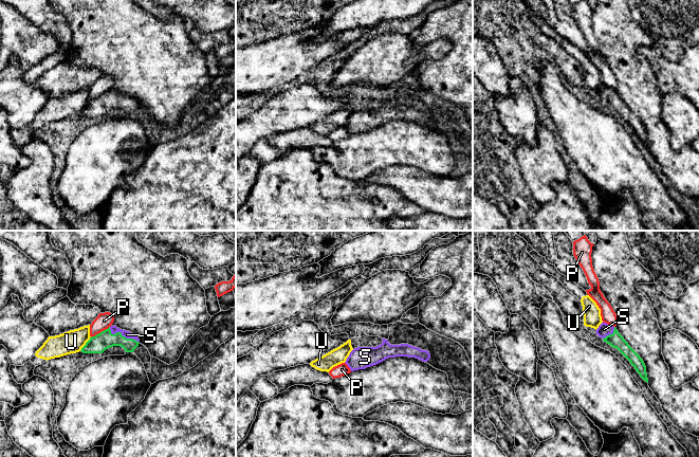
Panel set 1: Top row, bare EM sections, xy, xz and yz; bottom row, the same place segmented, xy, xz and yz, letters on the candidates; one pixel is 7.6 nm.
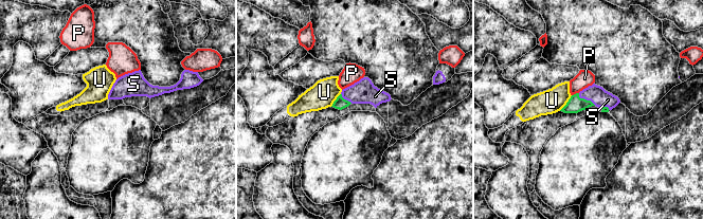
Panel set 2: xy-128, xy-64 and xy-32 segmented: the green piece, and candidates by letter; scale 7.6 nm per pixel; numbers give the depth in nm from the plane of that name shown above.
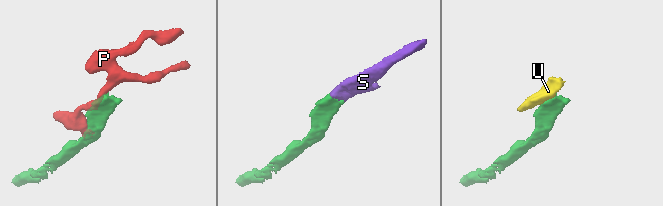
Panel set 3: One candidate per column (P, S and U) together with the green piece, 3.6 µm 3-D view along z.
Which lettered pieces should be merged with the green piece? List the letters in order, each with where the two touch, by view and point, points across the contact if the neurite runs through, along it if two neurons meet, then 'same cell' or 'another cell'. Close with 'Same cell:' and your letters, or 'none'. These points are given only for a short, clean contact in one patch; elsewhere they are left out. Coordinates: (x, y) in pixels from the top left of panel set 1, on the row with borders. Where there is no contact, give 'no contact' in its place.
P: meets green in xy at (100, 332); another cell
S: meets green in xy at (121, 334); runs through xy (105, 340), (121, 334), (114, 329); same cell
U: meets green in xy at (86, 344); border along xy (90, 336), (79, 350); another cell
Same cell: S

